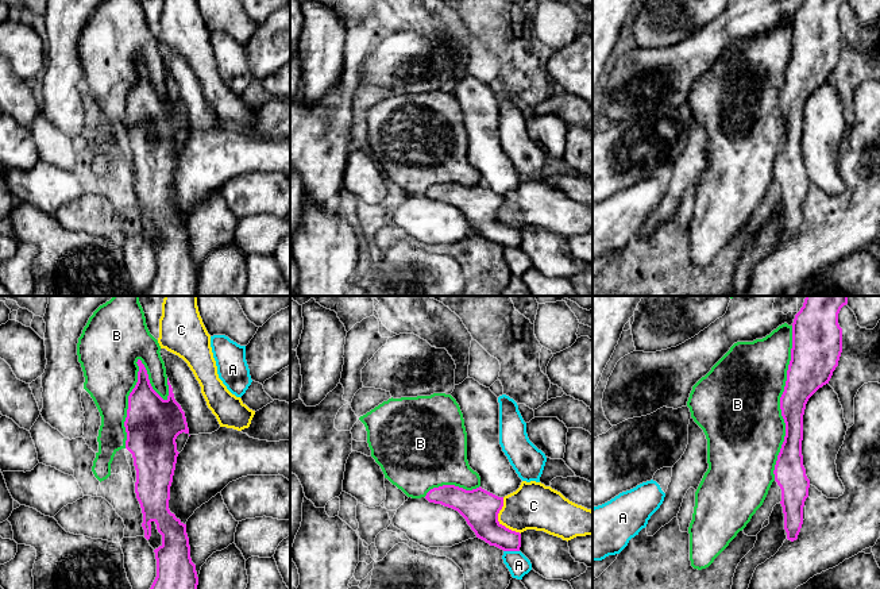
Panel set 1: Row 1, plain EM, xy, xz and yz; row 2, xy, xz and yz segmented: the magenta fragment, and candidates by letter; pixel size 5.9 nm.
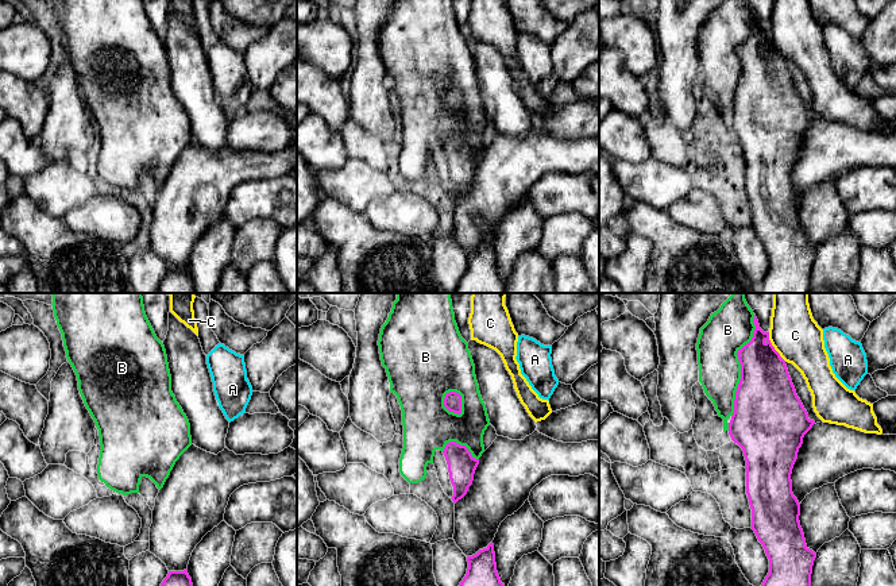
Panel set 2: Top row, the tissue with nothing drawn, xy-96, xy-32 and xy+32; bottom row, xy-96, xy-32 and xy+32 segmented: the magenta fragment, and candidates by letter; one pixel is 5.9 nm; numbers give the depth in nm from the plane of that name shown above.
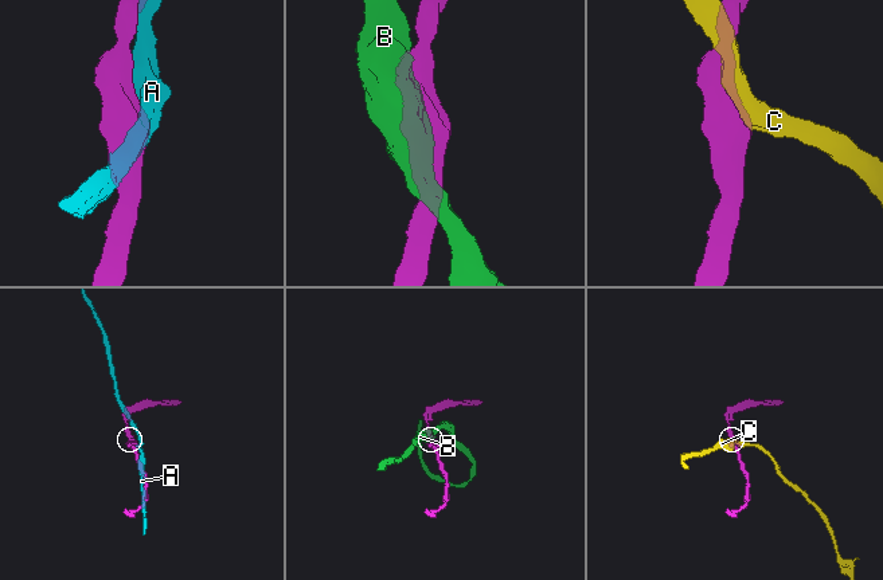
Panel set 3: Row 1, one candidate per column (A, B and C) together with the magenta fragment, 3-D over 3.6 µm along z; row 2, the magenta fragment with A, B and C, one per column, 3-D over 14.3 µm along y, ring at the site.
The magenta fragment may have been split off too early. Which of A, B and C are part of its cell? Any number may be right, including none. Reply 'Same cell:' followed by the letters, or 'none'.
Same cell: none

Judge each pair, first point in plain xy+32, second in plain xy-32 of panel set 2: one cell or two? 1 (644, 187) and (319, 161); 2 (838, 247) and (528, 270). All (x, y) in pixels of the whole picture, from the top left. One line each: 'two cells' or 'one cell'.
1: two cells
2: one cell

